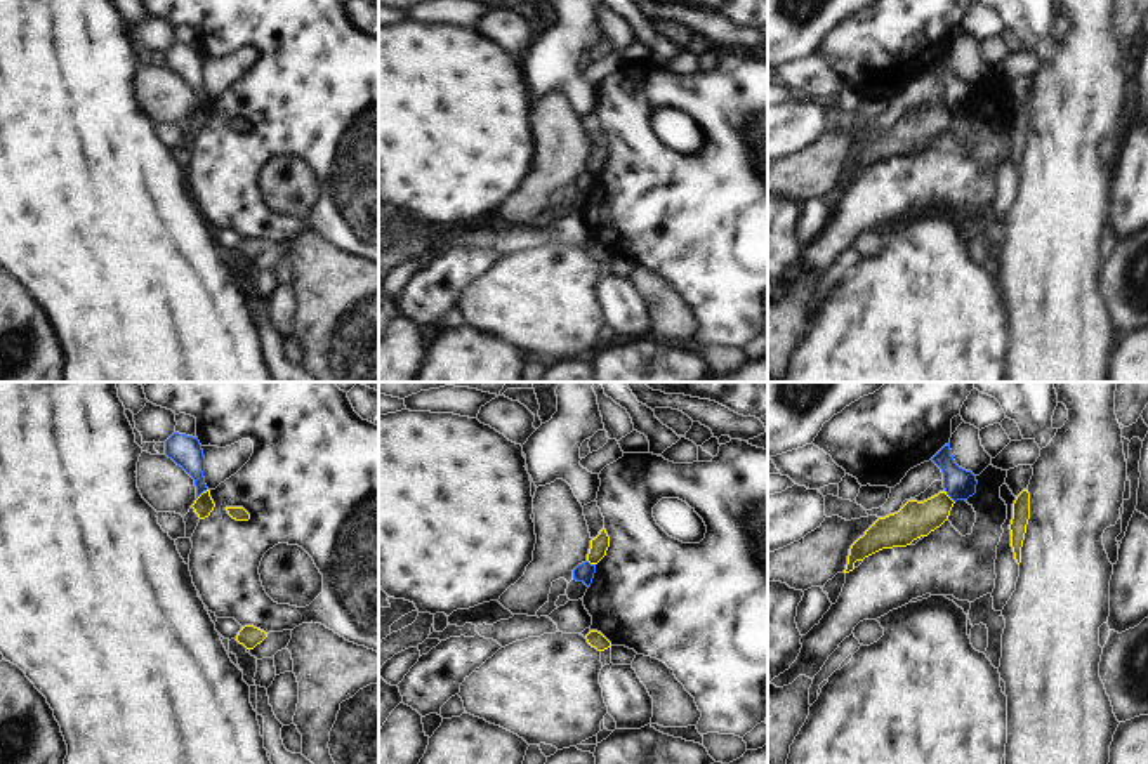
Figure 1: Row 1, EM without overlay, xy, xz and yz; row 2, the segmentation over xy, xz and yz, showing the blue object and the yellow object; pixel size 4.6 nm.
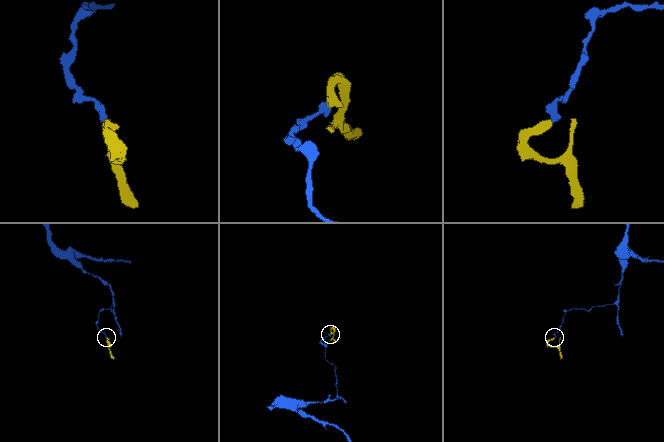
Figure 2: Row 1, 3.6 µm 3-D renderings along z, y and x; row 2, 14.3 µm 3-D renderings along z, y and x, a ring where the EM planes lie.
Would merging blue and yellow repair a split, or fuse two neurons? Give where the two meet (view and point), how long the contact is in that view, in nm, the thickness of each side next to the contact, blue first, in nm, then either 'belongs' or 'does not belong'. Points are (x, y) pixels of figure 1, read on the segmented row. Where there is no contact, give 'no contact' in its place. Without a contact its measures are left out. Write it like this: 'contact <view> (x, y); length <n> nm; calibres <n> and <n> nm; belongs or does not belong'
contact xy (202, 492); length 80 nm; calibres 140 and 90 nm; does not belong

